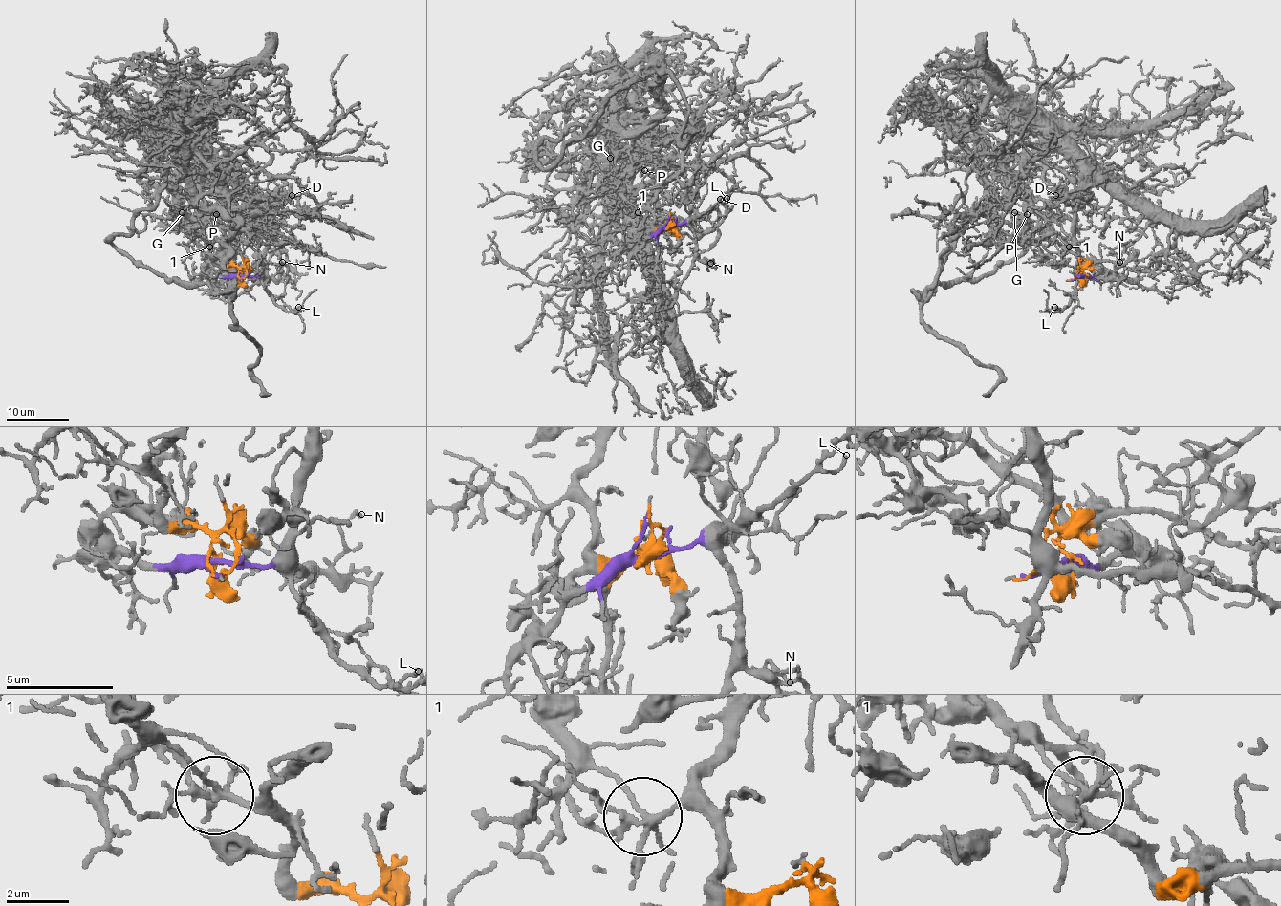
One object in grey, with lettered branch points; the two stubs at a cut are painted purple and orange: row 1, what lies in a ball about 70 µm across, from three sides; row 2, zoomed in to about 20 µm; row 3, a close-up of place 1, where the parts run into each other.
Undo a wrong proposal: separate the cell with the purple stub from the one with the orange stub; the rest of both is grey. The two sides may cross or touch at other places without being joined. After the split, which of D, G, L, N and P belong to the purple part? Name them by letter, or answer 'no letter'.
D, L, N

